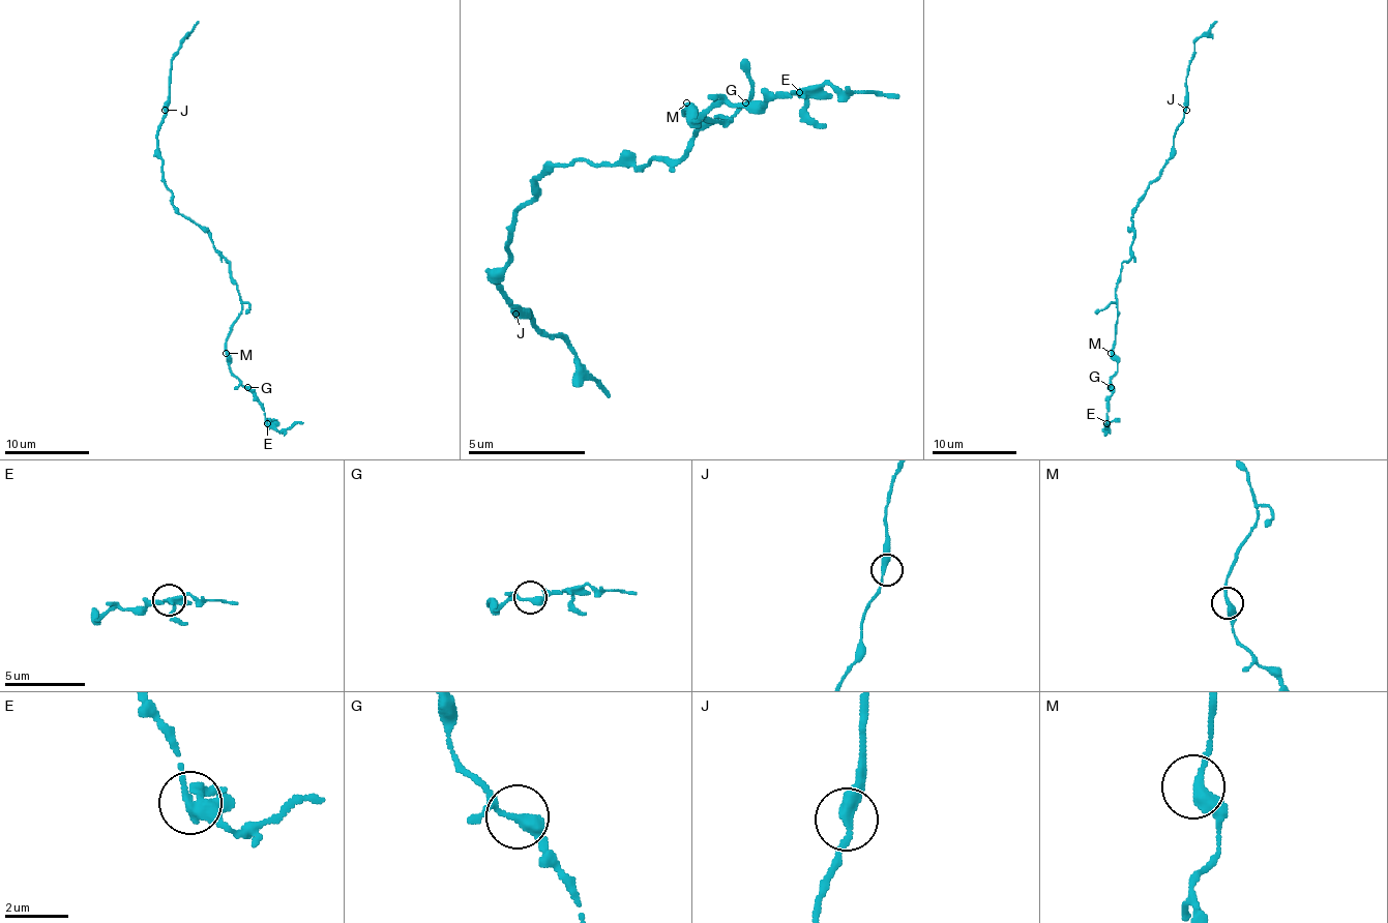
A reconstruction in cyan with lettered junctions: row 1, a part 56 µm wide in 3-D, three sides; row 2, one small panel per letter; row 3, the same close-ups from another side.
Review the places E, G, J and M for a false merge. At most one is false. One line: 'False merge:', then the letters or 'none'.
False merge: E

